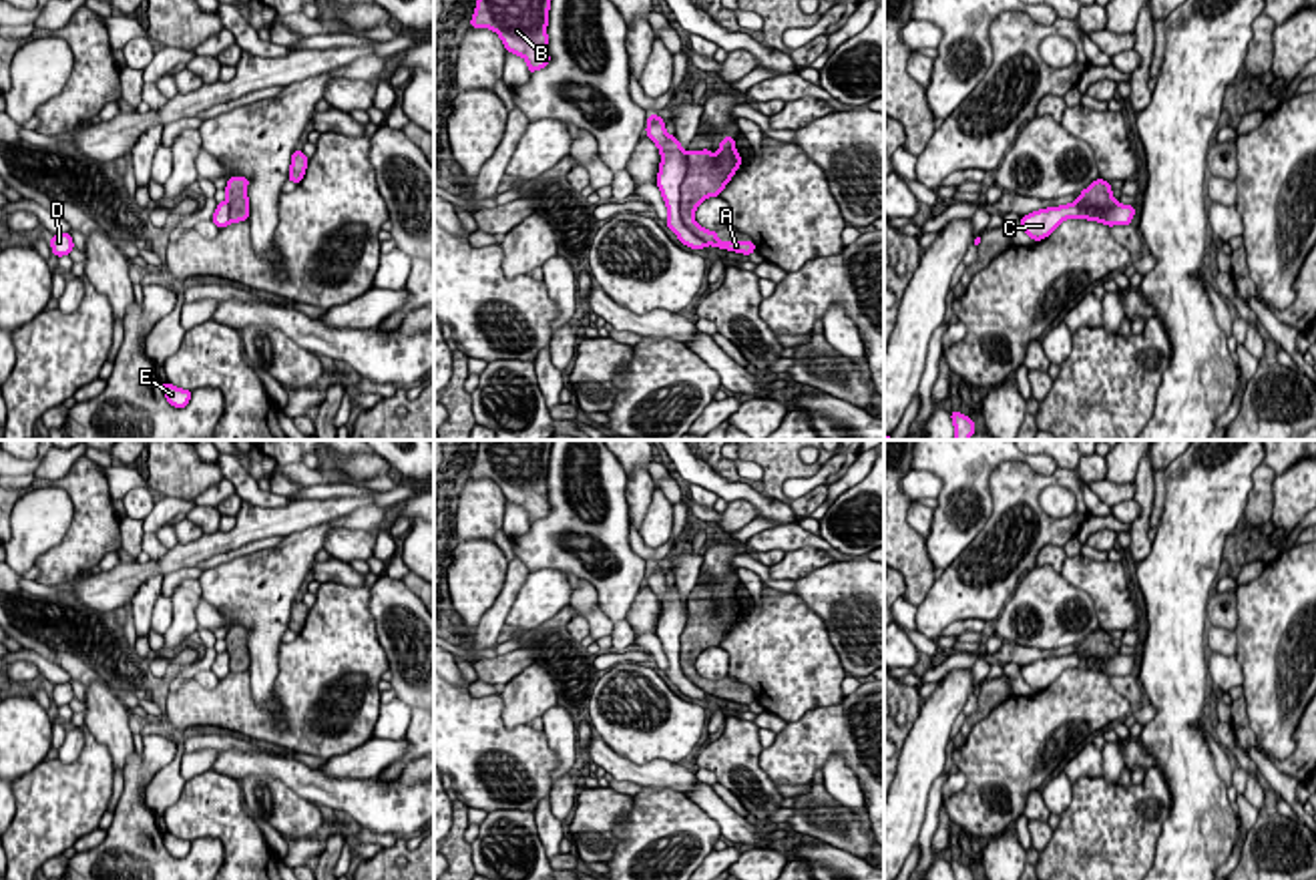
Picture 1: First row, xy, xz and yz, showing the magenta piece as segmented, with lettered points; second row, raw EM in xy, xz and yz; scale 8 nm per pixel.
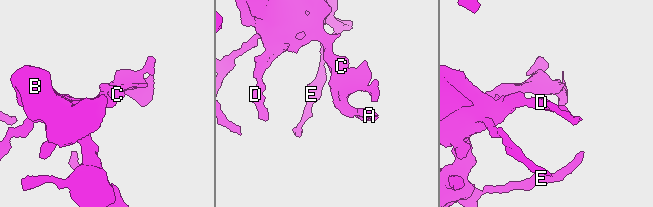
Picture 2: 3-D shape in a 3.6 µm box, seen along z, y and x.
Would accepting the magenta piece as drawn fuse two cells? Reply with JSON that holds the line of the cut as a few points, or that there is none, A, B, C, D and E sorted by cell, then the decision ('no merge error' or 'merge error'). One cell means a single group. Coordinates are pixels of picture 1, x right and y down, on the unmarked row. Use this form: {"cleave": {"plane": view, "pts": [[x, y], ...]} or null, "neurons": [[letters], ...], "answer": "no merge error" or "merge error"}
{"cleave": {"plane": "xz", "pts": [[686, 603], [680, 670], [706, 694]]}, "neurons": [["A"], ["B", "C", "D", "E"]], "answer": "merge error"}

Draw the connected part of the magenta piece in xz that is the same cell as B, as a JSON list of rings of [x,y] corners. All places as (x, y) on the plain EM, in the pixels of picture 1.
[[[478,440],[470,476],[494,480],[506,502],[522,506],[532,524],[551,512],[546,474],[553,442]]]

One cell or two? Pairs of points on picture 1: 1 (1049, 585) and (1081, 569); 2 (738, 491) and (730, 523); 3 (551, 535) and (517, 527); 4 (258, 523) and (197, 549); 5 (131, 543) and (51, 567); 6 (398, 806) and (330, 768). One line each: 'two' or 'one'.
1: two
2: two
3: two
4: one
5: two
6: two

